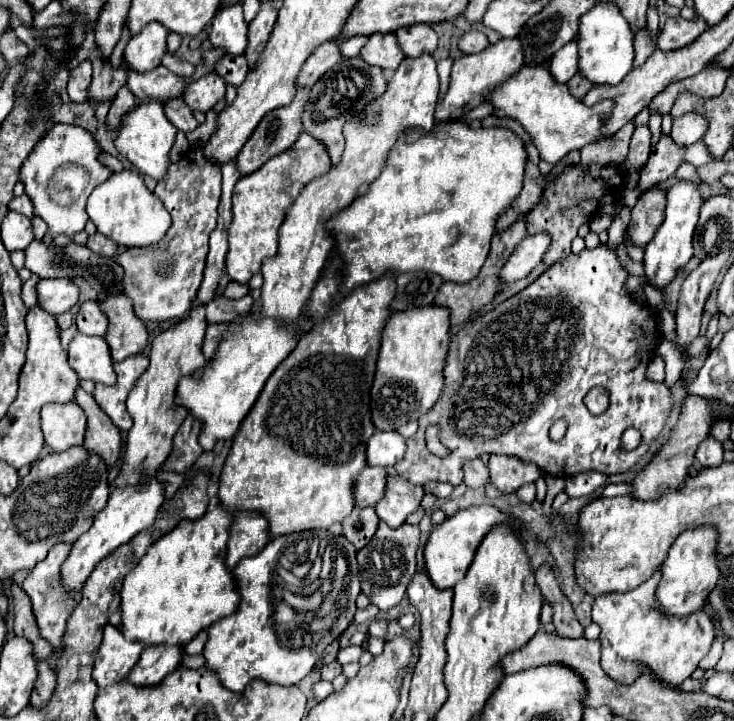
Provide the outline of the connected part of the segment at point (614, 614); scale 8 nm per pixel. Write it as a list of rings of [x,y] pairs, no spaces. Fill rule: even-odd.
[[[656,570],[644,584],[630,592],[608,592],[594,600],[592,620],[602,628],[602,668],[604,672],[624,684],[638,676],[636,662],[644,662],[654,676],[662,676],[668,684],[680,686],[708,654],[714,640],[714,620],[706,612],[696,612],[680,618],[668,618],[660,612],[656,590],[660,570]]]

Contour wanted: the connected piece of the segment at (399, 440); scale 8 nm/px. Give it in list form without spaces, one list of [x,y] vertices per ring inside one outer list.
[[[396,430],[374,432],[368,440],[366,458],[370,466],[394,466],[404,458],[406,440]]]

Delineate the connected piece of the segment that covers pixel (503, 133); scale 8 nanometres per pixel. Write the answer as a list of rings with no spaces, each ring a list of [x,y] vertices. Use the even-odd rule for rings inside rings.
[[[440,122],[414,142],[400,140],[370,190],[328,222],[328,230],[334,234],[336,248],[344,260],[342,294],[388,272],[424,270],[442,276],[446,282],[470,282],[488,258],[500,214],[510,208],[524,186],[526,162],[524,142],[506,128],[470,128],[466,122]]]

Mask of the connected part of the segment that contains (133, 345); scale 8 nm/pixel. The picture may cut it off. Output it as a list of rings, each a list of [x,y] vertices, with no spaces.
[[[128,296],[104,298],[102,310],[110,320],[106,342],[112,352],[114,362],[122,362],[130,356],[142,354],[148,344],[148,330],[144,322],[134,314]]]

